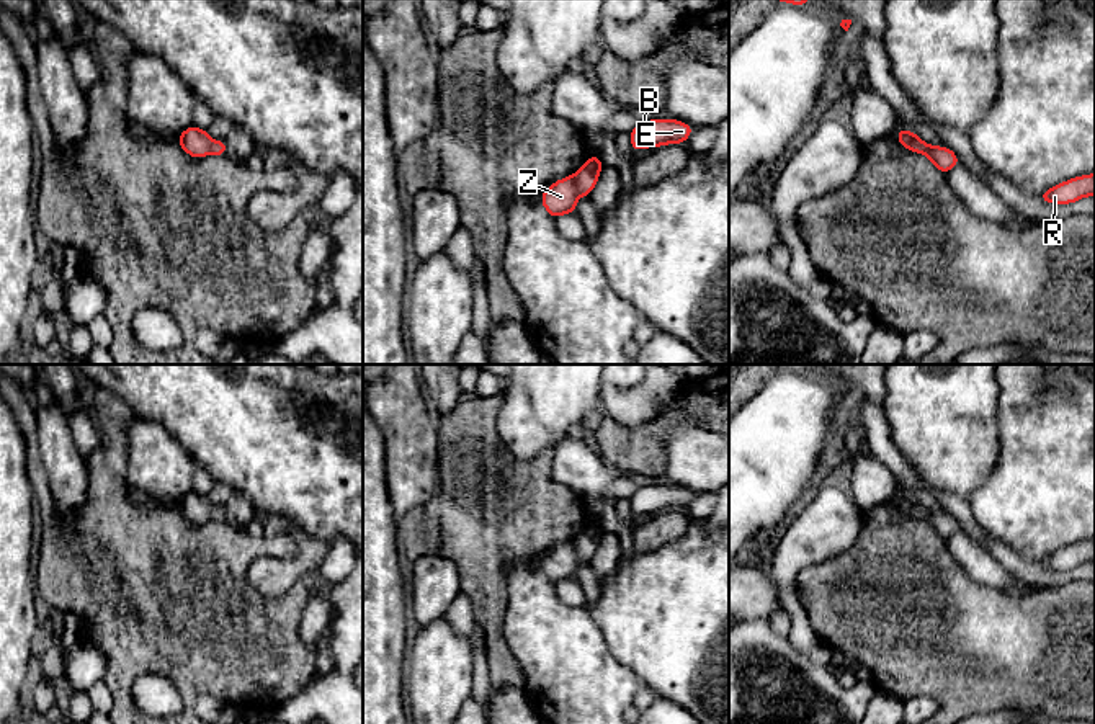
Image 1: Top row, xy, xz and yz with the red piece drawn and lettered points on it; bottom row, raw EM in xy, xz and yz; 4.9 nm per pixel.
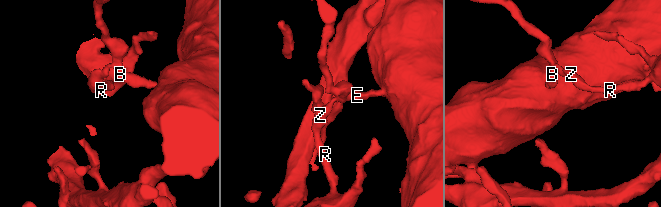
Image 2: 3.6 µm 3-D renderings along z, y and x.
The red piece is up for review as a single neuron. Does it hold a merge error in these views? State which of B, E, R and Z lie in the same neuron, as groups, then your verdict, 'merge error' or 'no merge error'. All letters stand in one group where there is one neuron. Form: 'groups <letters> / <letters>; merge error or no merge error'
groups B E / R Z; merge error

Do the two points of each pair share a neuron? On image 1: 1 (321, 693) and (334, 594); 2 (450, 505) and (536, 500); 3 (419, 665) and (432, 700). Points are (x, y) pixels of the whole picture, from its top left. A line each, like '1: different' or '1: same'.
1: same
2: same
3: same

